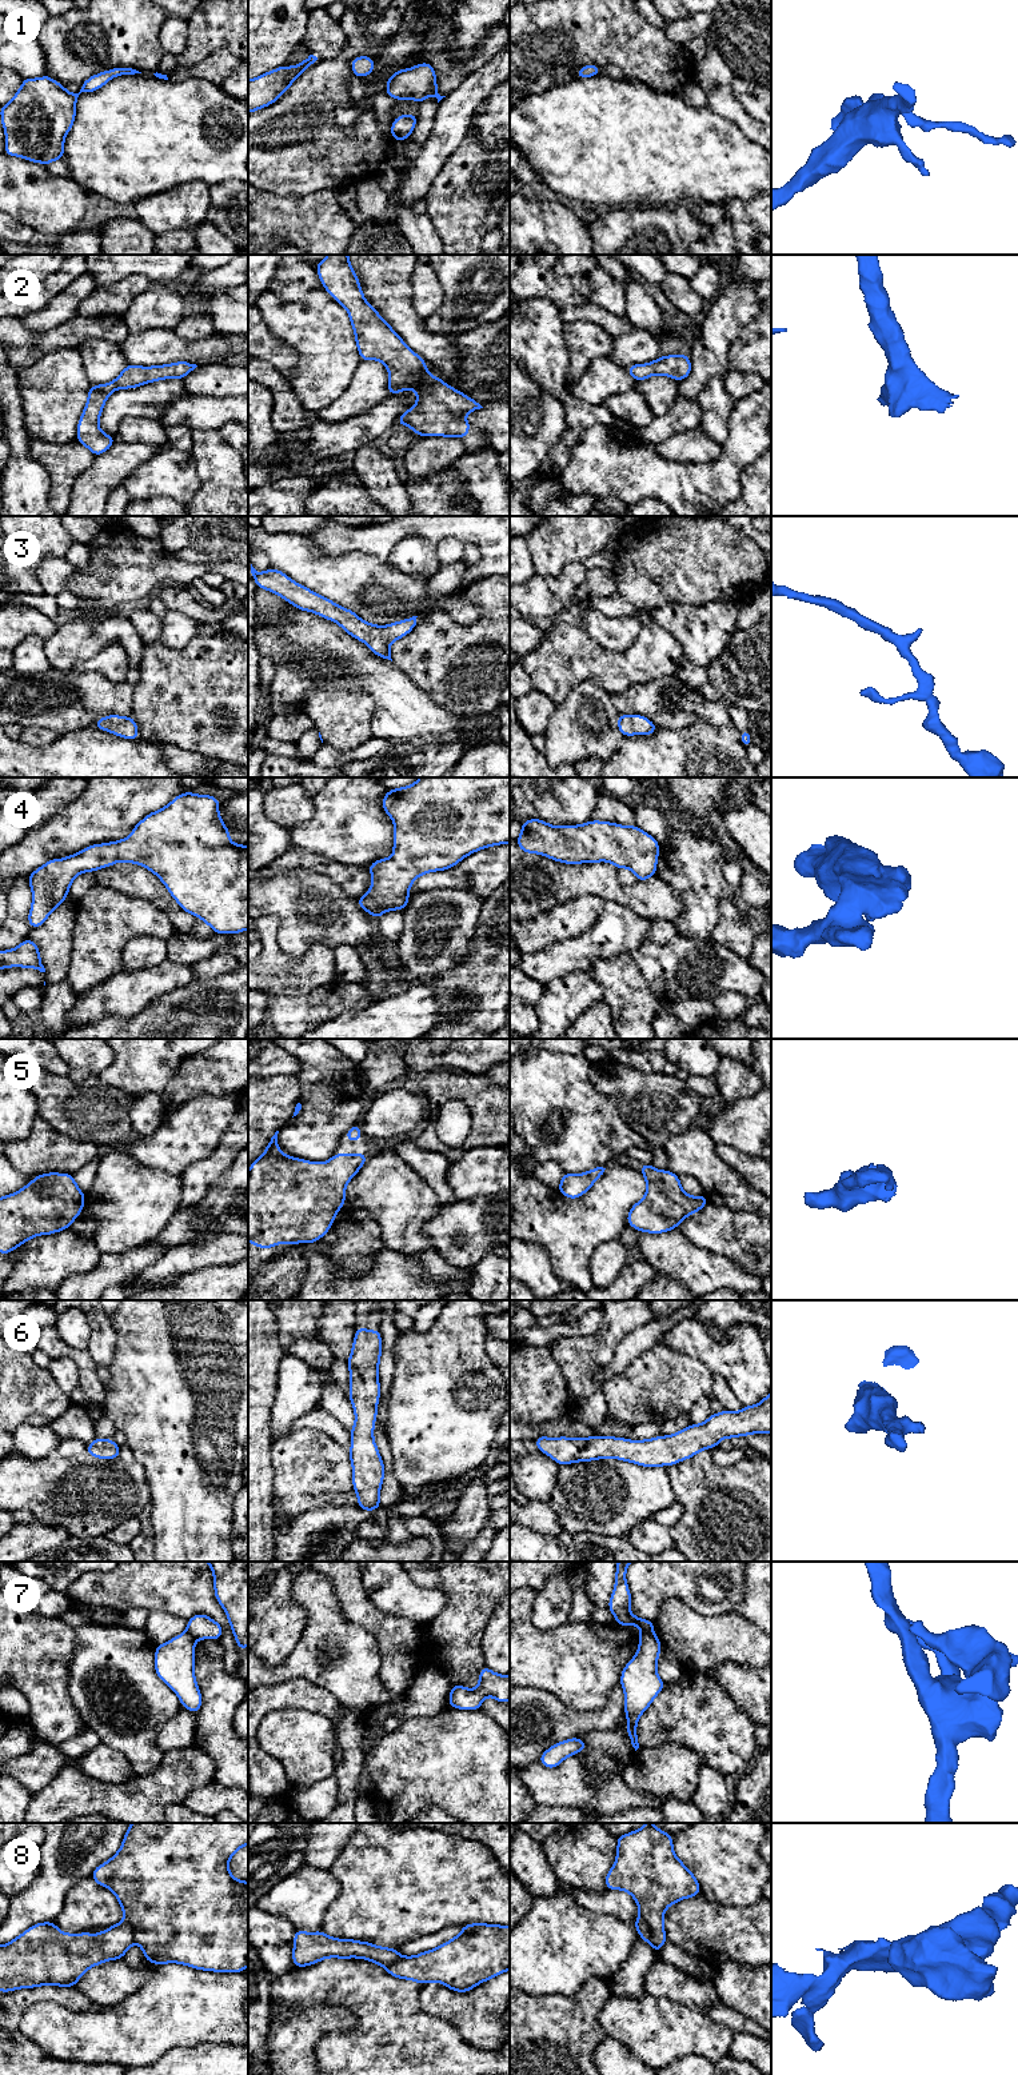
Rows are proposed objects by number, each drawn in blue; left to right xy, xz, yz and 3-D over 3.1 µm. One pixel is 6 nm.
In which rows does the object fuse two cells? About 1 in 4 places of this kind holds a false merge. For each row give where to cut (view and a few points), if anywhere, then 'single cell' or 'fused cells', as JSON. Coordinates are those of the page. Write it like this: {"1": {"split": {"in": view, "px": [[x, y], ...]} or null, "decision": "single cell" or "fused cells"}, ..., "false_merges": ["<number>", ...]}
{"1": {"split": null, "decision": "single cell"}, "2": {"split": null, "decision": "single cell"}, "3": {"split": null, "decision": "single cell"}, "4": {"split": null, "decision": "single cell"}, "5": {"split": null, "decision": "single cell"}, "6": {"split": null, "decision": "single cell"}, "7": {"split": {"in": "yz", "px": [[642, 1632], [653, 1634]]}, "decision": "fused cells"}, "8": {"split": {"in": "yz", "px": [[639, 1915], [650, 1930], [651, 1944]]}, "decision": "fused cells"}, "false_merges": ["7", "8"]}

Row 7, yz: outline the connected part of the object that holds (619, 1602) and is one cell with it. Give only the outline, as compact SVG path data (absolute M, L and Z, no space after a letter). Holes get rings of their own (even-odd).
M618 1562L615 1572L615 1588L608 1602L608 1610L615 1616L619 1626L638 1626L642 1634L654 1634L654 1622L640 1619L632 1615L628 1608L631 1606L631 1594L626 1582L626 1570L632 1562Z

